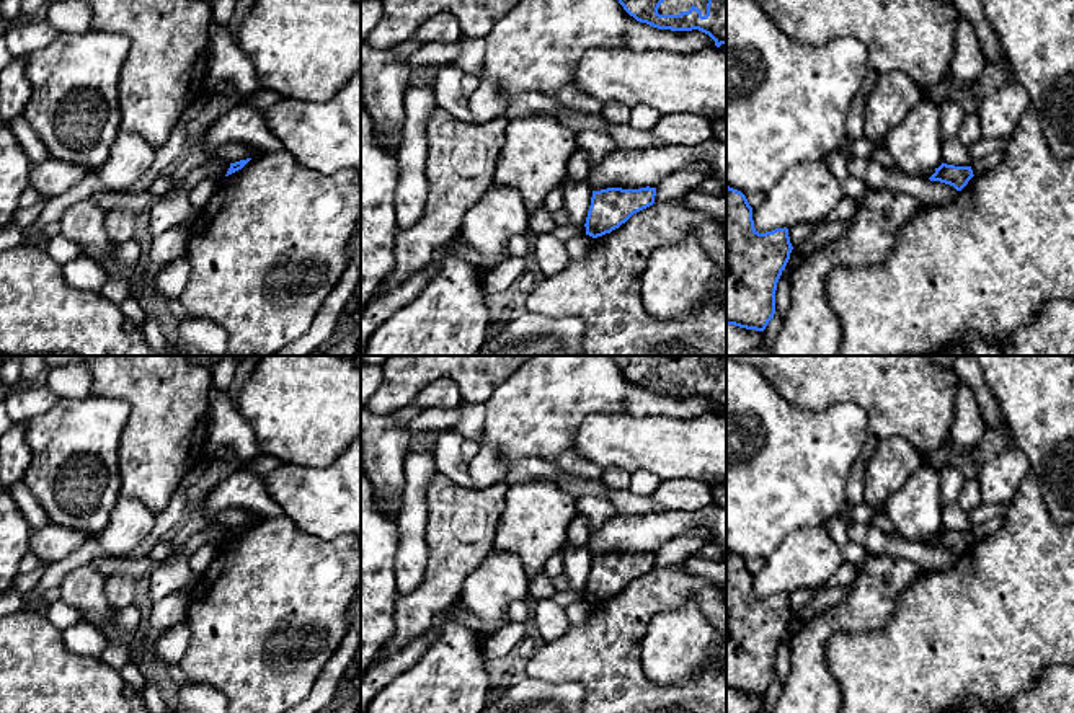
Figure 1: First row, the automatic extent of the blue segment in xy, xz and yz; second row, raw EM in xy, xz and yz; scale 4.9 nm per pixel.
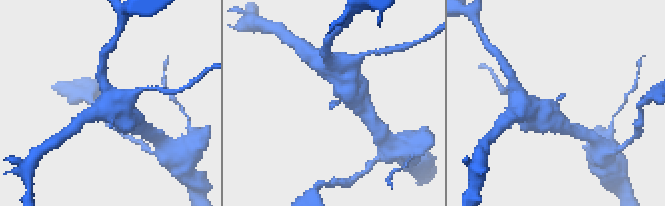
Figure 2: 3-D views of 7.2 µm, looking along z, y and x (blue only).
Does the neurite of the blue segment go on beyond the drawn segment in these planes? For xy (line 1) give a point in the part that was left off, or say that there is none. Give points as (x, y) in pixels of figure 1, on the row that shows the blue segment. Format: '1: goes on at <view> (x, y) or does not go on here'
1: does not go on here

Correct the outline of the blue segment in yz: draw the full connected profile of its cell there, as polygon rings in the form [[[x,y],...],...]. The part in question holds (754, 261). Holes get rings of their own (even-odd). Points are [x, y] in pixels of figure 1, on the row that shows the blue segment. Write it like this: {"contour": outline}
{"contour": [[[726,186],[726,325],[766,330],[792,250],[788,228],[759,233],[746,196]]]}

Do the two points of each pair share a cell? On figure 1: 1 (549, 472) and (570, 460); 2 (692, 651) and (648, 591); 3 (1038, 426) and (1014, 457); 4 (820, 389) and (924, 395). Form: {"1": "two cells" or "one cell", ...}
{"1": "two cells", "2": "two cells", "3": "two cells", "4": "one cell"}

